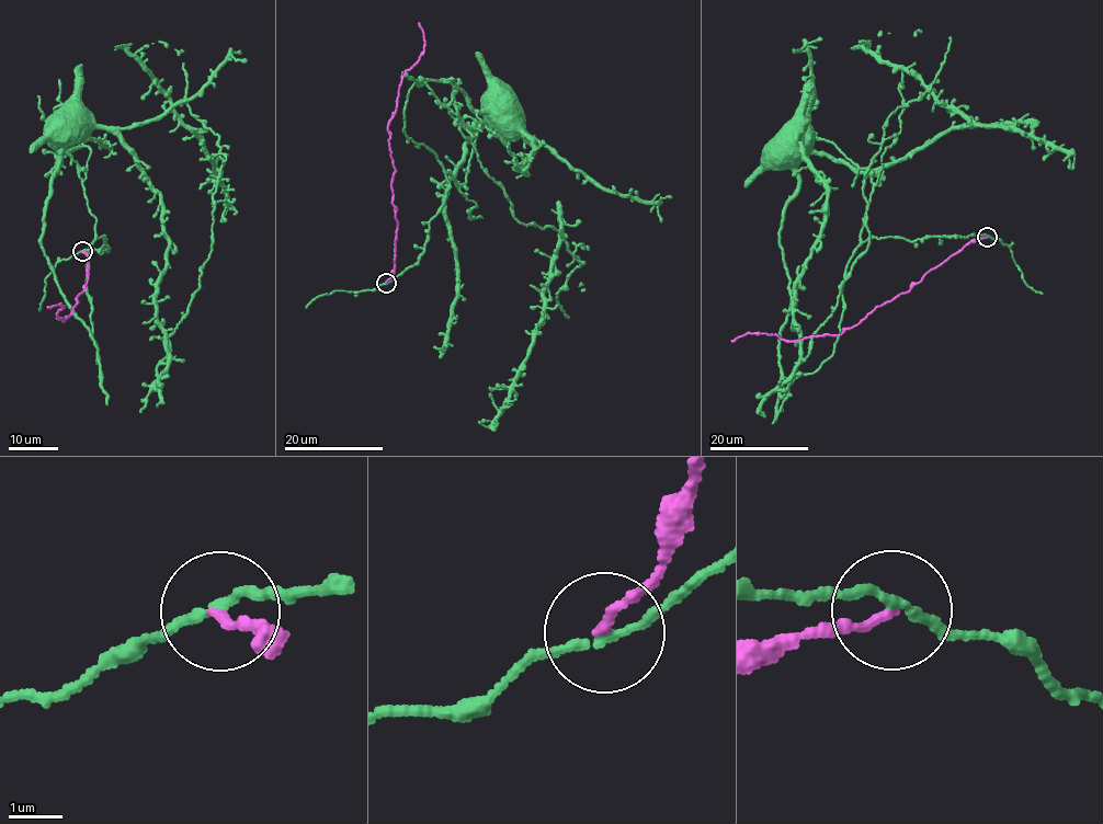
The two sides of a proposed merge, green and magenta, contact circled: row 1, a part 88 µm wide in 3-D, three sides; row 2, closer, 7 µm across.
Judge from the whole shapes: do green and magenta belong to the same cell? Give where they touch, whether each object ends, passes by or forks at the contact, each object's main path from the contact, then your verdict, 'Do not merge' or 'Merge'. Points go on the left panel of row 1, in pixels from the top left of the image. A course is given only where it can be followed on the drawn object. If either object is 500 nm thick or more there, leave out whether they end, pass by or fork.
Place: (82, 251). At the ring green passes by. At the ring magenta ends. Course of green: (81, 252), (109, 248), (101, 236), (88, 251), (98, 364), (41, 244), (50, 179), (76, 117). Course of magenta: (81, 252), (88, 256), (88, 279), (70, 315), (64, 321), (56, 318), (64, 305), (47, 307). Do not merge

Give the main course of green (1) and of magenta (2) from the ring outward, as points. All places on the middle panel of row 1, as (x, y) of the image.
1: (386, 283), (418, 262), (448, 186), (402, 130), (412, 84), (450, 81), (474, 109), (512, 119)
2: (386, 283), (395, 265), (398, 224), (388, 126), (402, 75), (424, 50), (419, 22)

